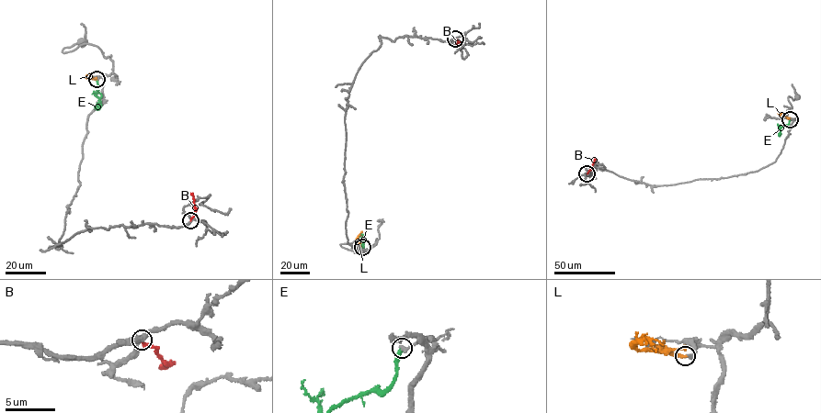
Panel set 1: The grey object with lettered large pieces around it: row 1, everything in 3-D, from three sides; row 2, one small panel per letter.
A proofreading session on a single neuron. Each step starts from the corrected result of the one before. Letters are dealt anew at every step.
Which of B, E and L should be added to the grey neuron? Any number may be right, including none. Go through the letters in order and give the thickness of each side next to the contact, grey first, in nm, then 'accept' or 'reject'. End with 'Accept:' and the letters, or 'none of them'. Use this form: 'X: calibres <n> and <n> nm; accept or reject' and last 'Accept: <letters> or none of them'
B: calibres 400 and 200 nm; reject
E: calibres 320 and 360 nm; reject
L: calibres 280 and 240 nm; accept
Accept: L

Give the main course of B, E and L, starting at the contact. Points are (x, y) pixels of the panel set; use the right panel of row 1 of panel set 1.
B: (587, 173), (595, 159)
E: (790, 120), (788, 125), (781, 128), (780, 136)
L: (790, 119), (778, 114)

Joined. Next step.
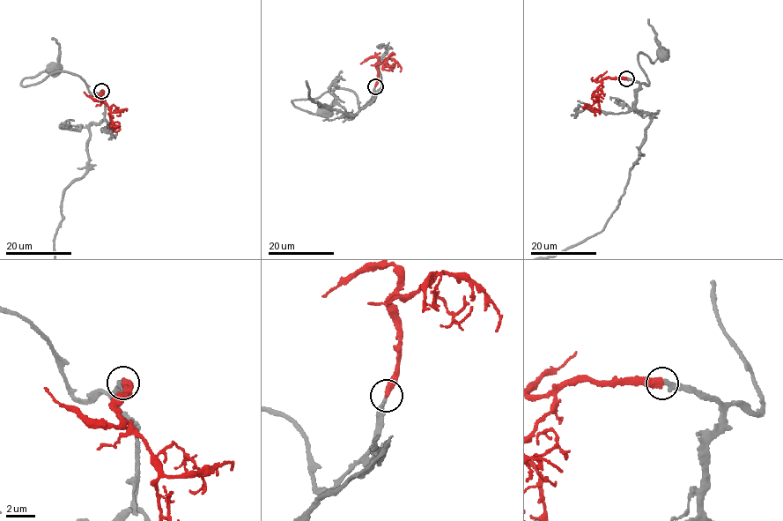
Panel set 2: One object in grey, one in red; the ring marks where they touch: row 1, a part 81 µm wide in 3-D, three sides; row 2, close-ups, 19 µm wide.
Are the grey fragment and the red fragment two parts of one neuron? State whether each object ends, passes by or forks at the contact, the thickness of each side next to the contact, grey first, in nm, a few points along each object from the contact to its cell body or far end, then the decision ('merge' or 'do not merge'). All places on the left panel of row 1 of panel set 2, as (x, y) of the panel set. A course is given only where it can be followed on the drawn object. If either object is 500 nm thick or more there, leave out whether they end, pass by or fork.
grey ends | red ends | 340/480 nm | grey via (101, 91), (91, 93), (85, 82), (66, 71), (21, 85), (25, 78), (54, 68) | red via (101, 91), (100, 96), (110, 111), (113, 130), (119, 130) | merge

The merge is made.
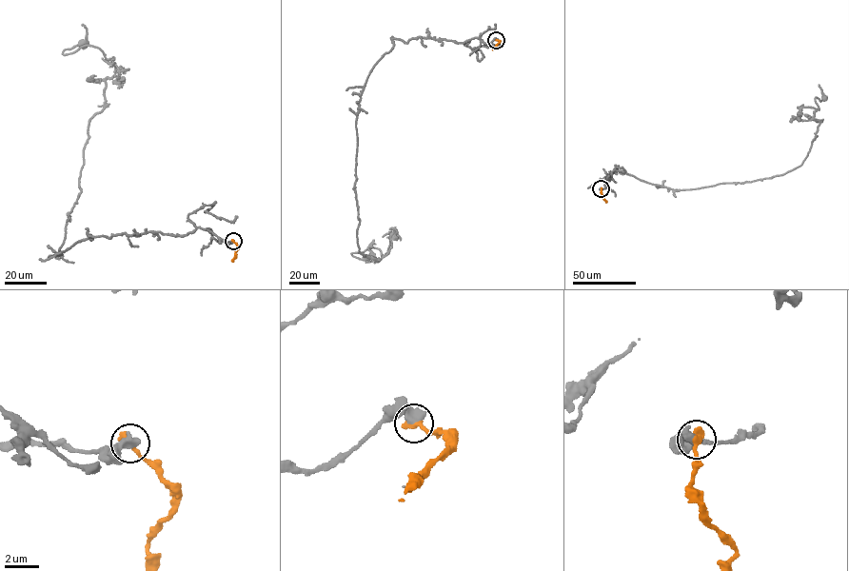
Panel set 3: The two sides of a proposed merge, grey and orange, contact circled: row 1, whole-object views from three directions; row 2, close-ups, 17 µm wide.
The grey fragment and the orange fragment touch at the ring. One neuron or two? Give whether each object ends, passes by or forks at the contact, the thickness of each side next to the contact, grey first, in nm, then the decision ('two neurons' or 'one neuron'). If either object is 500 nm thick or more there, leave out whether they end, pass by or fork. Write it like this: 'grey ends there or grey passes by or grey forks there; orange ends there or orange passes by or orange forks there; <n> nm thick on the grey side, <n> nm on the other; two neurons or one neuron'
600 nm thick on the grey side, 500 nm on the other; two neurons

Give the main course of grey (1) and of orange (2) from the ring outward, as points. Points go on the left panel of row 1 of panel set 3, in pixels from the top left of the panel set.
1: (233, 241), (197, 227), (88, 235), (59, 253), (89, 120), (114, 75), (97, 48), (63, 53), (83, 43)
2: (233, 241), (238, 249), (231, 261)

